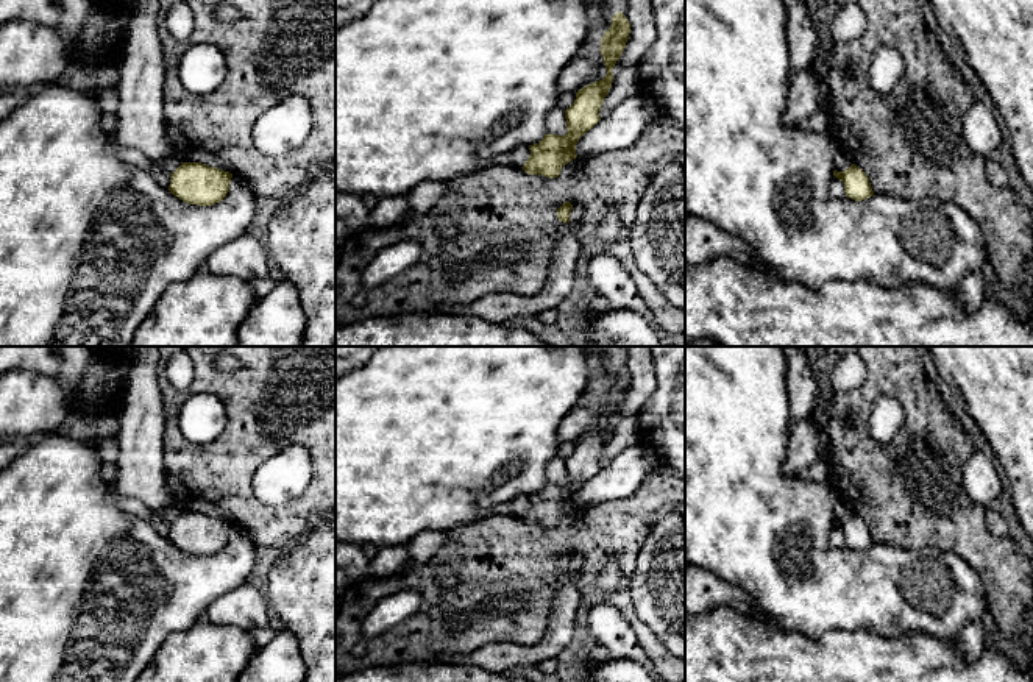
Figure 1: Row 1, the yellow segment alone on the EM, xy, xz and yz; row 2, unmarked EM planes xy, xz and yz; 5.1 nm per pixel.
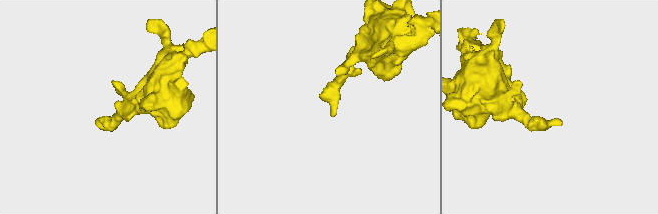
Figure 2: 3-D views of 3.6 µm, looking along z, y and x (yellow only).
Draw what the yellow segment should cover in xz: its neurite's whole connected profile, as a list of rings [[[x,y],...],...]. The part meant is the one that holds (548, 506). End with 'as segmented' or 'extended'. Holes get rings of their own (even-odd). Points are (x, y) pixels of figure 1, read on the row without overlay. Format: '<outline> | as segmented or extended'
[[[619,361],[612,367],[612,375],[601,387],[601,404],[607,424],[576,442],[574,453],[565,460],[566,482],[546,484],[538,493],[529,495],[531,506],[521,517],[529,524],[557,527],[562,517],[576,509],[576,493],[599,470],[599,460],[613,432],[613,417],[626,398],[630,373]]] | as segmented

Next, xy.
[[[181,512],[170,523],[169,540],[189,554],[212,556],[229,542],[233,523],[201,512]]] | as segmented

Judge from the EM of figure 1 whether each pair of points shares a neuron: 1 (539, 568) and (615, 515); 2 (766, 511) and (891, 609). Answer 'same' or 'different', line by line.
1: same
2: same

